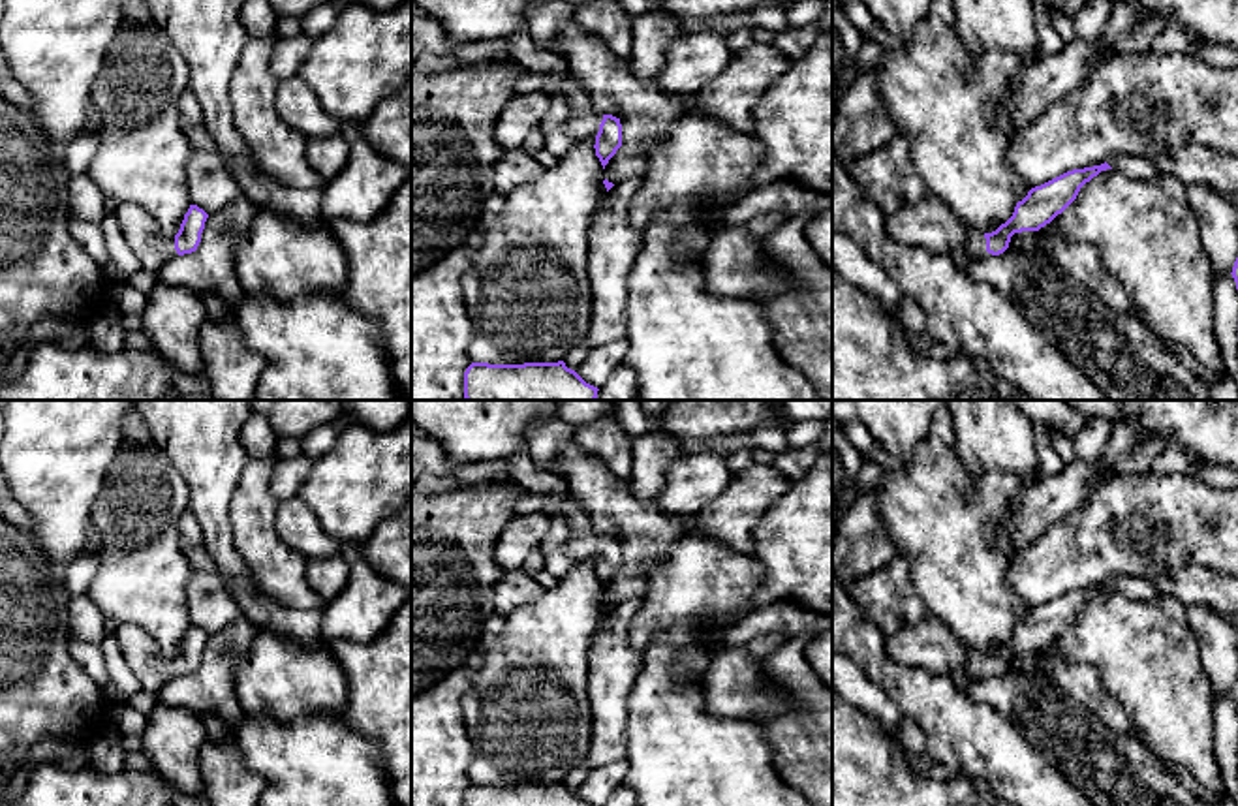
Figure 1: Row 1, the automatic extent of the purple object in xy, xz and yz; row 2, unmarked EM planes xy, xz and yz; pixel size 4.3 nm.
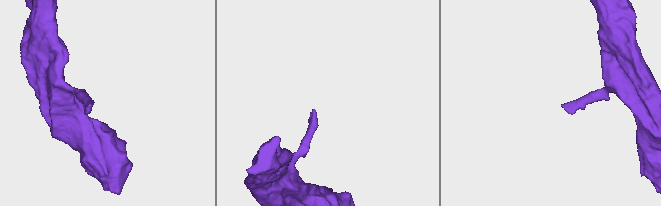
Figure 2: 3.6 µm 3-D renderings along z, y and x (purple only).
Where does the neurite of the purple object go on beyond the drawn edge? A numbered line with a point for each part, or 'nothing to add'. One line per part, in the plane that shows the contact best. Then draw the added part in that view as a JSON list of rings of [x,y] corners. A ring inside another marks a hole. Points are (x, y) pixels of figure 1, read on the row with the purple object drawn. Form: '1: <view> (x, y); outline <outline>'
1: xz (583, 123); outline [[[567,70],[565,75],[547,73],[547,94],[565,94],[571,105],[569,118],[545,137],[545,150],[556,158],[567,154],[573,147],[596,139],[603,115],[599,115],[584,86]]]

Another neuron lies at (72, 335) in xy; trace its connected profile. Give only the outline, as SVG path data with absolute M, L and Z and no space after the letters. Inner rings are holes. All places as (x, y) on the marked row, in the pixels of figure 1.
M62 318L39 319L32 325L26 344L17 348L0 374L0 380L15 380L26 366L28 353L41 344L56 344L66 349L79 349L86 346L88 325L92 321L73 321Z

